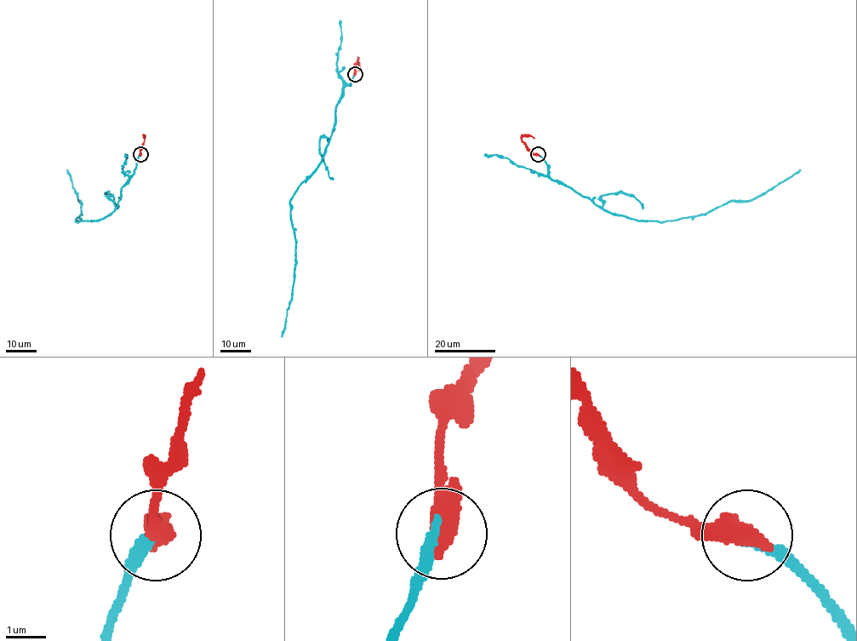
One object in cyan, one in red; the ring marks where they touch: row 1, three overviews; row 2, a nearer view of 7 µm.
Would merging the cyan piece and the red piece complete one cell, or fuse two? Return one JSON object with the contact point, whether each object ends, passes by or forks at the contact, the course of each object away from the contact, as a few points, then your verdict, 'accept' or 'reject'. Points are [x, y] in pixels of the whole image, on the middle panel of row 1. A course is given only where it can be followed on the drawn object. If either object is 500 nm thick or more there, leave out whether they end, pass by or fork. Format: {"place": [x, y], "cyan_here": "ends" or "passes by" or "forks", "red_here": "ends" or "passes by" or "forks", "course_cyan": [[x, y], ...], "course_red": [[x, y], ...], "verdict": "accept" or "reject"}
{"place": [355, 74], "course_cyan": [[354, 73], [336, 106], [335, 125], [323, 158], [291, 200], [295, 242], [294, 285], [281, 336]], "course_red": [[354, 73], [358, 58], [360, 71]], "verdict": "accept"}

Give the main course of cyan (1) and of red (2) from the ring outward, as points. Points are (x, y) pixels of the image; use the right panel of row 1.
1: (537, 155), (552, 180), (613, 213), (648, 220), (689, 218), (731, 201), (749, 201), (800, 169)
2: (537, 155), (530, 151), (522, 140), (524, 135), (534, 138)

